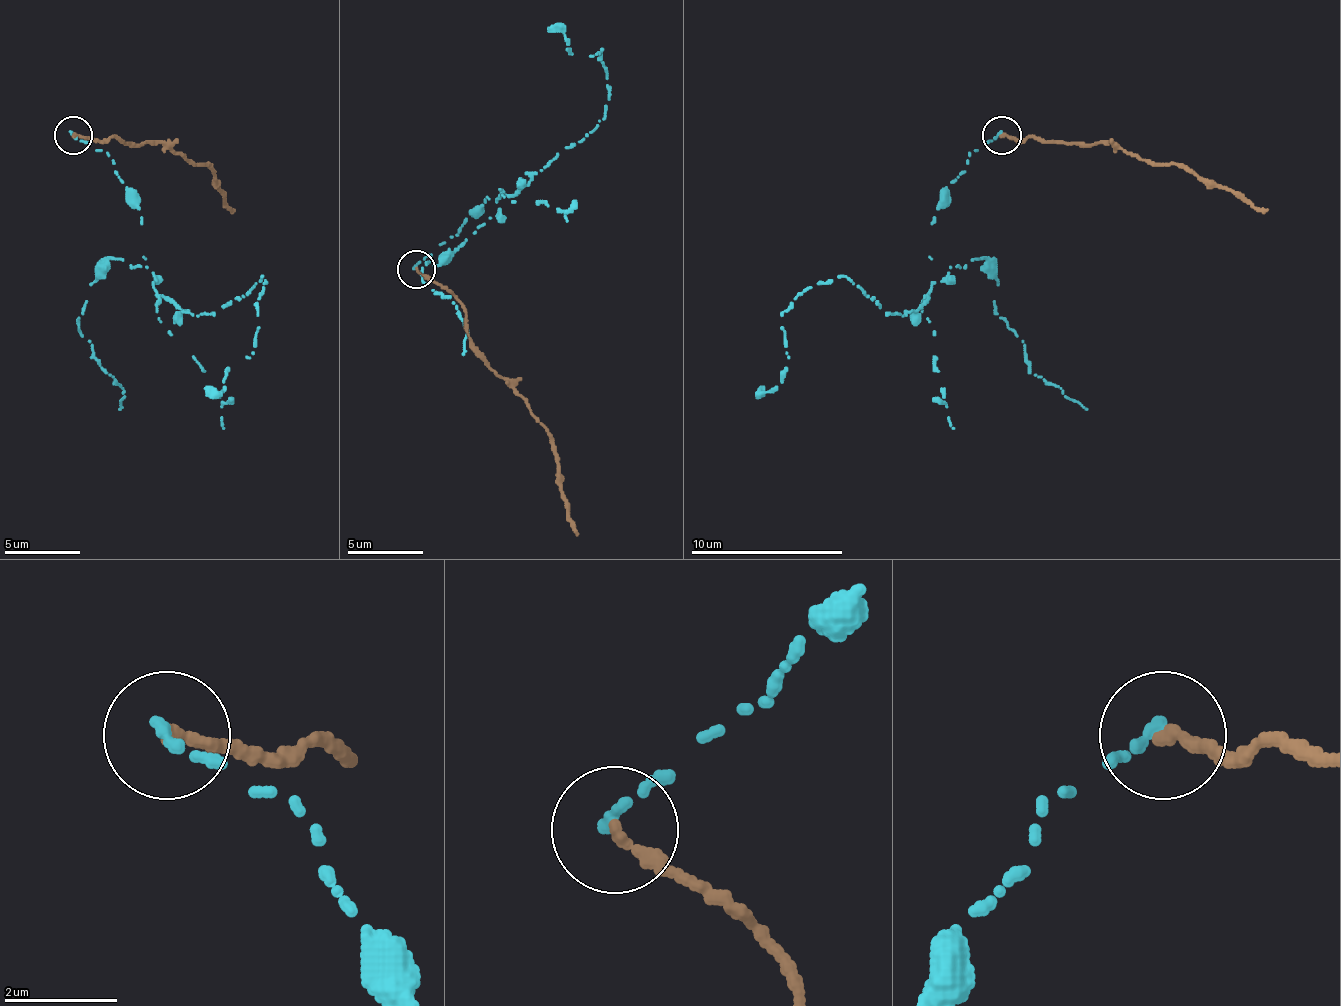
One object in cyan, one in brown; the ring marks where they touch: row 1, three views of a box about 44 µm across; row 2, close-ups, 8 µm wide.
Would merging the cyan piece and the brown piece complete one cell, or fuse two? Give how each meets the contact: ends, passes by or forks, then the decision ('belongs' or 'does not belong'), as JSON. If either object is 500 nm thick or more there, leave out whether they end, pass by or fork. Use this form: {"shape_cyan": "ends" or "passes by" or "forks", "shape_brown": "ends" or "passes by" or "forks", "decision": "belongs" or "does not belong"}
{"shape_cyan": "ends", "shape_brown": "ends", "decision": "does not belong"}

